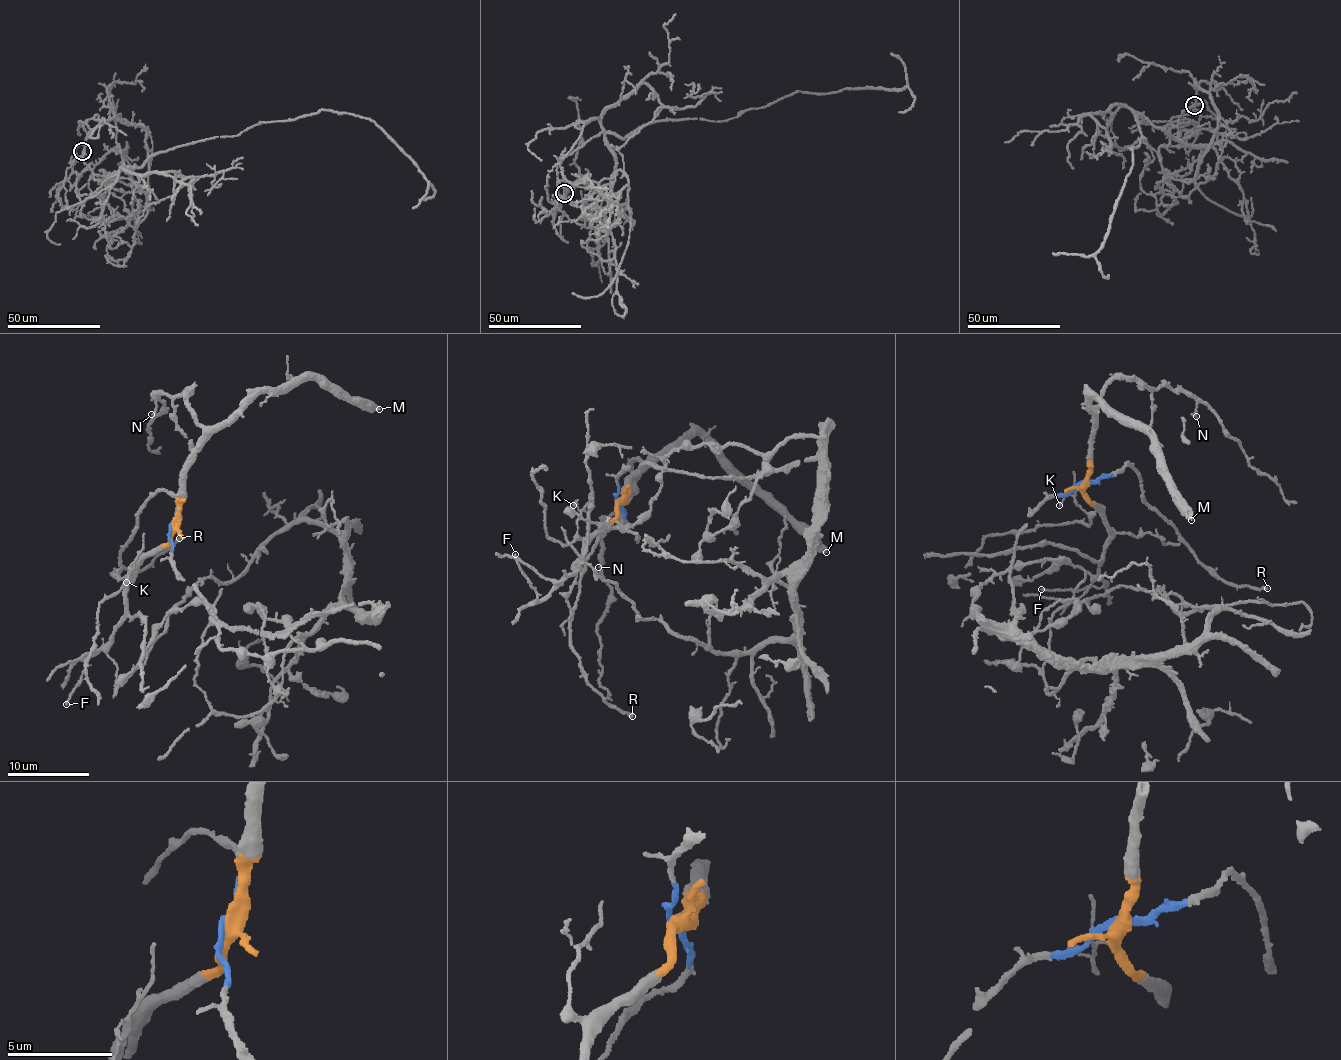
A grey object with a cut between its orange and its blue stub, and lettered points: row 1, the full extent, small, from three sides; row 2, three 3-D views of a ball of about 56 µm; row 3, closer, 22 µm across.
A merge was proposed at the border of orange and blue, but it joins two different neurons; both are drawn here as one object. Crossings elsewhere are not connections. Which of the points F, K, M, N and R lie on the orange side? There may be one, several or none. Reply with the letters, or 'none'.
F, K, M, N

